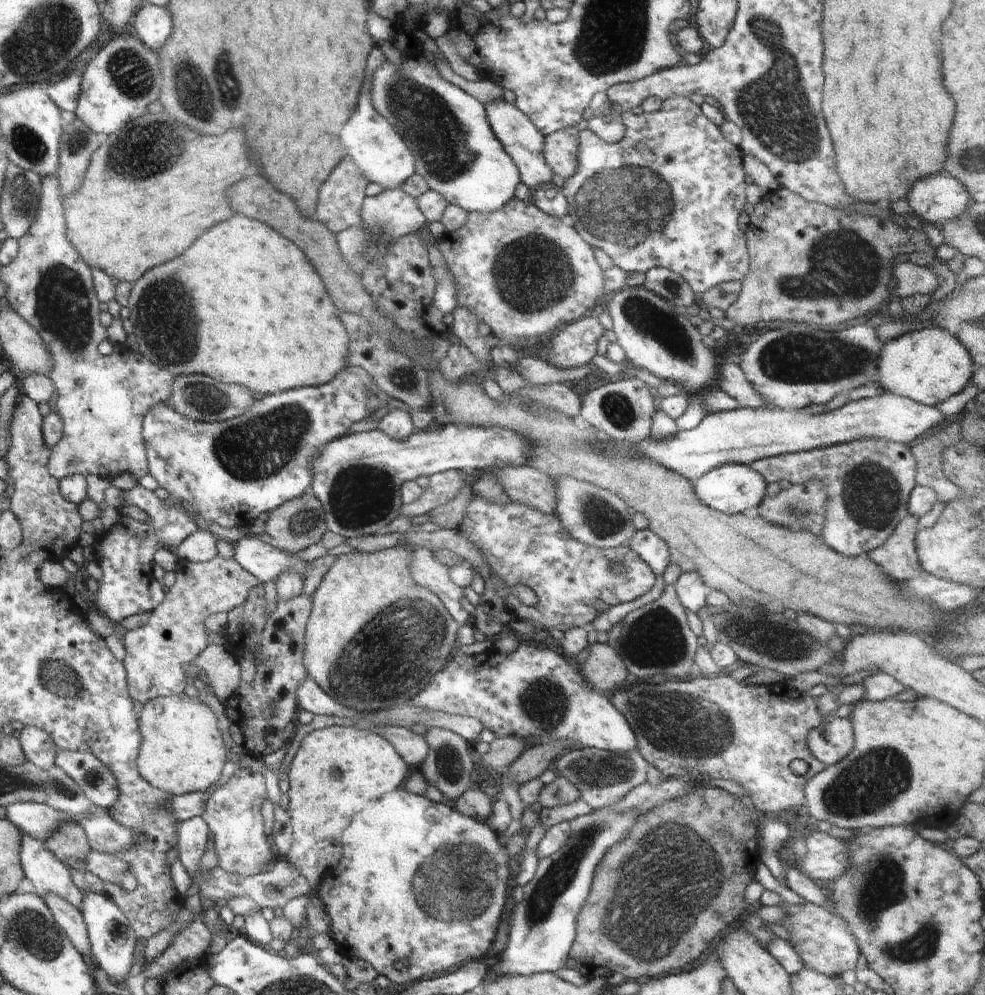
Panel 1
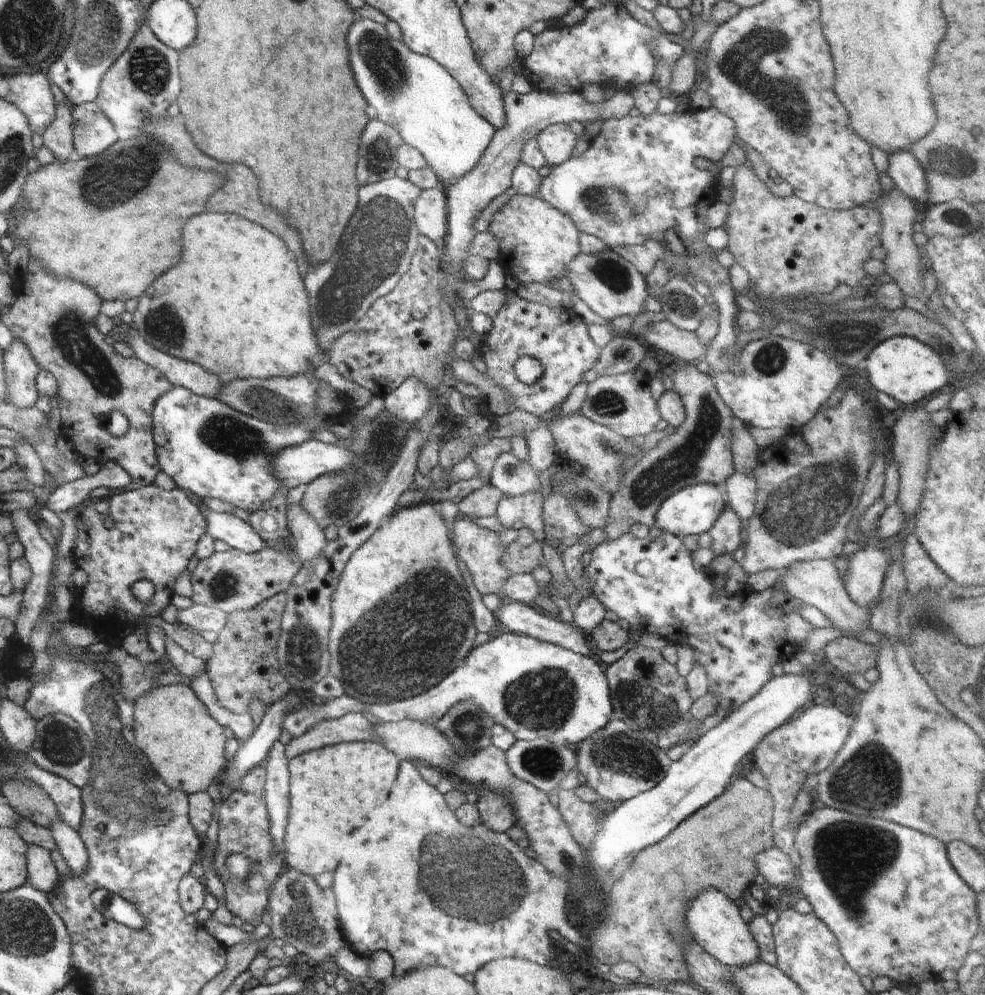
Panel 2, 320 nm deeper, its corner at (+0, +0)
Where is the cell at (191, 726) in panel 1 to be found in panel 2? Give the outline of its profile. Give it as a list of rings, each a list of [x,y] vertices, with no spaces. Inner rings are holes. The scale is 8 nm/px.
[[[186,684],[156,687],[135,701],[135,744],[160,772],[168,788],[187,795],[206,792],[225,768],[227,738],[224,728],[210,716],[204,702]]]

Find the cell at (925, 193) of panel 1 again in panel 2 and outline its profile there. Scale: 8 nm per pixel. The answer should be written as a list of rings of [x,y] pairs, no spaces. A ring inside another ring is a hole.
[[[909,149],[894,151],[888,155],[887,174],[894,187],[900,189],[917,205],[928,205],[927,180],[916,157]]]

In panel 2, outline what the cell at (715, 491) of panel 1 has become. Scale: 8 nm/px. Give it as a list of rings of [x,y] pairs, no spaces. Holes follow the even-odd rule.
[[[694,484],[686,486],[682,490],[674,492],[658,508],[656,522],[658,528],[662,528],[667,534],[673,536],[692,536],[692,534],[704,534],[713,526],[713,522],[727,507],[724,502],[724,496],[720,494],[717,486],[714,484]]]

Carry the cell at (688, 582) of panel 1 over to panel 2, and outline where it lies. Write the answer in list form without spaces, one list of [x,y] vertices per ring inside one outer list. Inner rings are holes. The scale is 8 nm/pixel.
[[[726,507],[713,522],[708,533],[712,538],[710,549],[715,552],[716,556],[734,553],[742,547],[744,533],[742,521],[732,512],[732,508]]]

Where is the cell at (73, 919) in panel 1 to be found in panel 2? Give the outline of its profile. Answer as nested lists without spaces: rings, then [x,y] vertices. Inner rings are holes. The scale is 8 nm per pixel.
[[[33,845],[28,852],[28,882],[31,887],[49,896],[60,886],[60,876],[51,860],[51,852]]]

